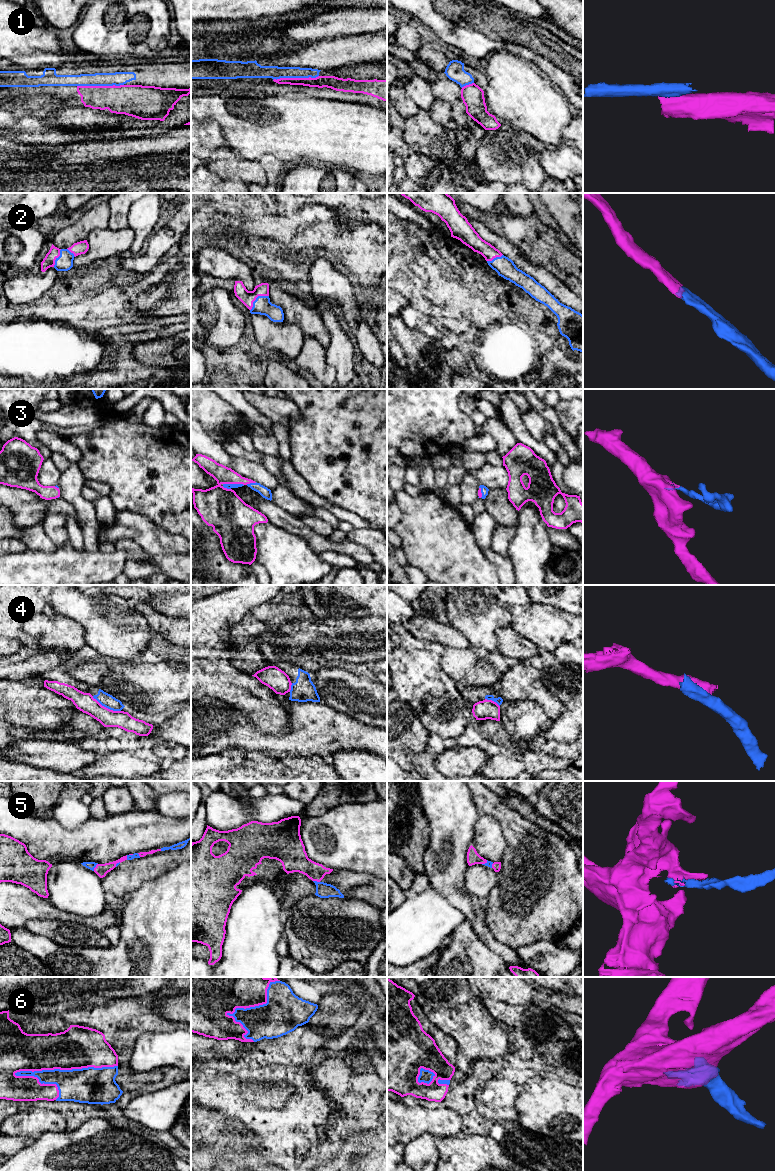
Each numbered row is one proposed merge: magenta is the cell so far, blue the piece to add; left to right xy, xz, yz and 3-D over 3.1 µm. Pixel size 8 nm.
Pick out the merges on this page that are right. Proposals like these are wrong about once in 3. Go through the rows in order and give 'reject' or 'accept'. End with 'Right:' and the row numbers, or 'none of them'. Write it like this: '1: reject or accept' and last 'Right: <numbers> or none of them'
1: reject
2: accept
3: accept
4: reject
5: accept
6: accept
Right: 2, 3, 5, 6

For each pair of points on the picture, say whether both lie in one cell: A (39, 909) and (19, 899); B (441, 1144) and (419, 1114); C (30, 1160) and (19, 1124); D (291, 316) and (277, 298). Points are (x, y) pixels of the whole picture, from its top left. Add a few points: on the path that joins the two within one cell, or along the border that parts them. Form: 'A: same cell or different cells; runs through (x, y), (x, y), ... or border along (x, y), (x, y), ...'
A: same cell; runs through (34, 907), (24, 904)
B: different cells; border along (460, 1134), (436, 1138)
C: different cells; border along (54, 1131), (43, 1133), (32, 1140)
D: same cell; runs through (291, 311), (282, 302)

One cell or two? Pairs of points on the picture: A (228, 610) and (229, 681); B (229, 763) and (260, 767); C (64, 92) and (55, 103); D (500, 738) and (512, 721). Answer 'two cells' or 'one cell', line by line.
A: one cell
B: one cell
C: two cells
D: two cells

